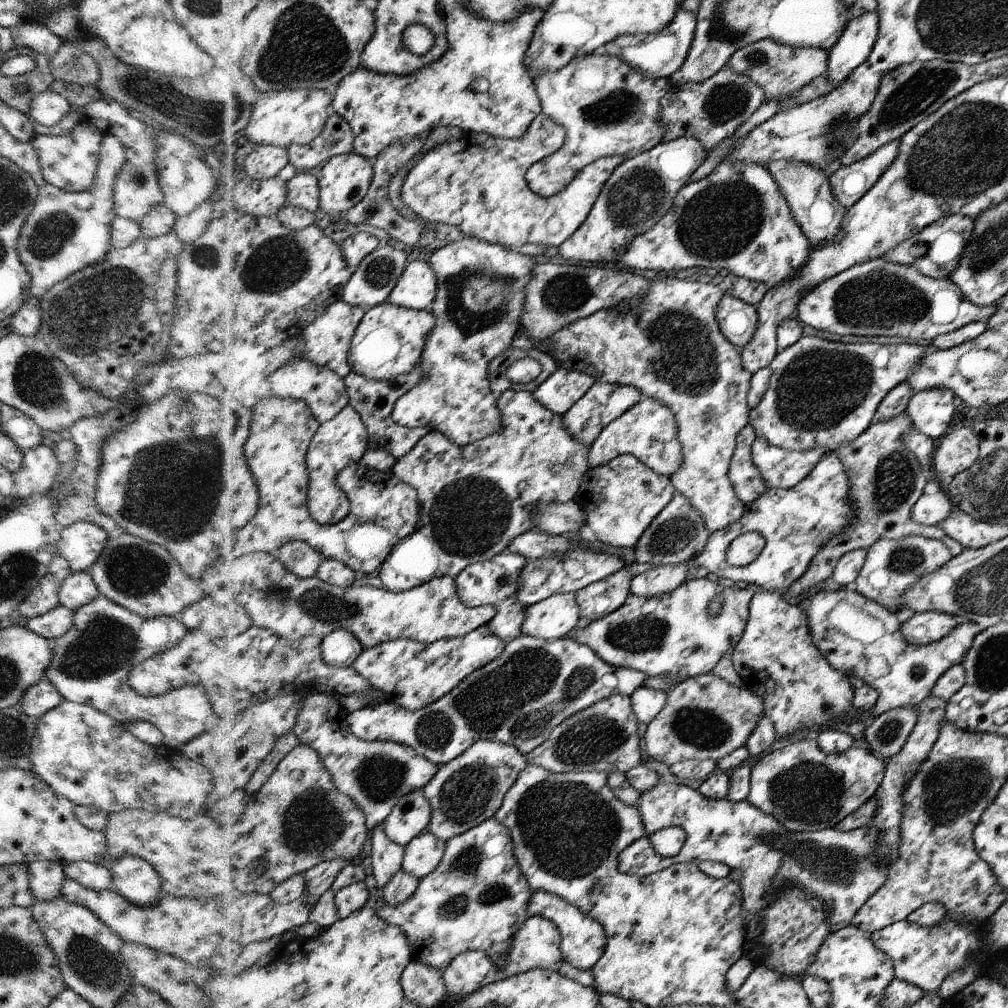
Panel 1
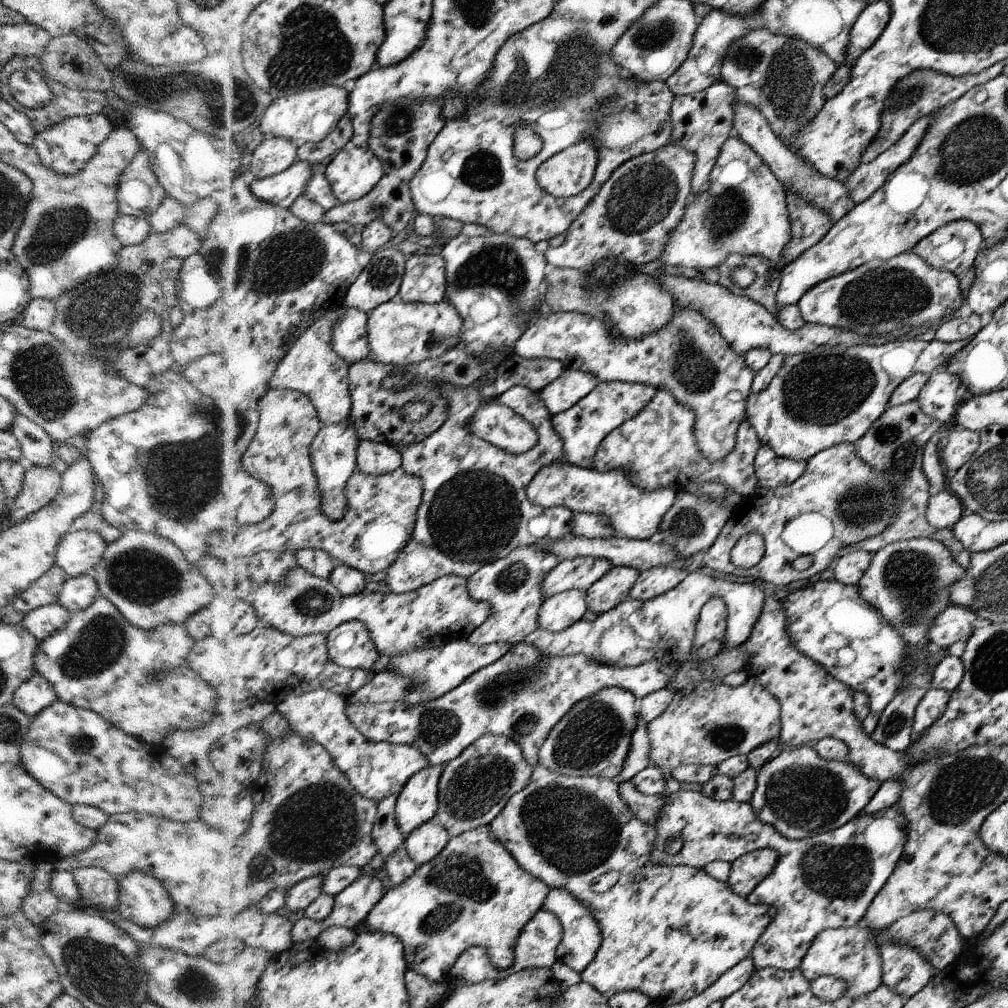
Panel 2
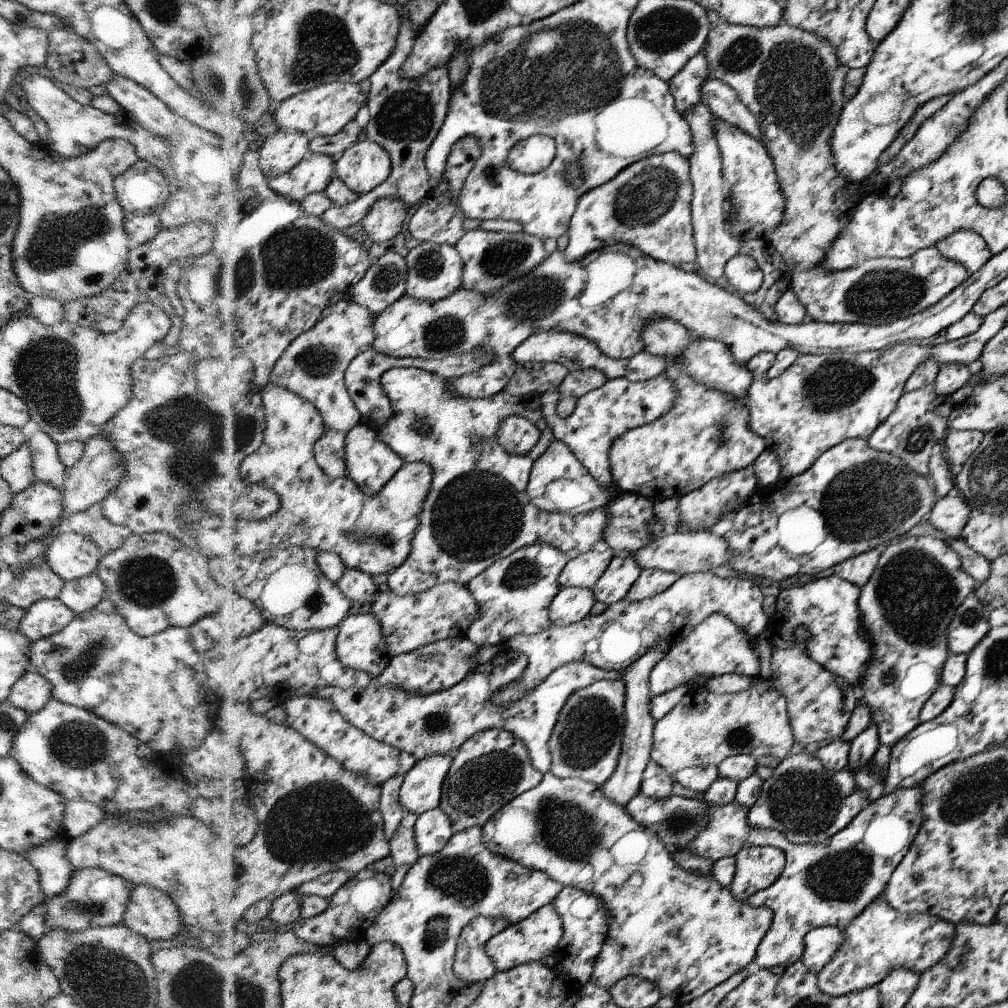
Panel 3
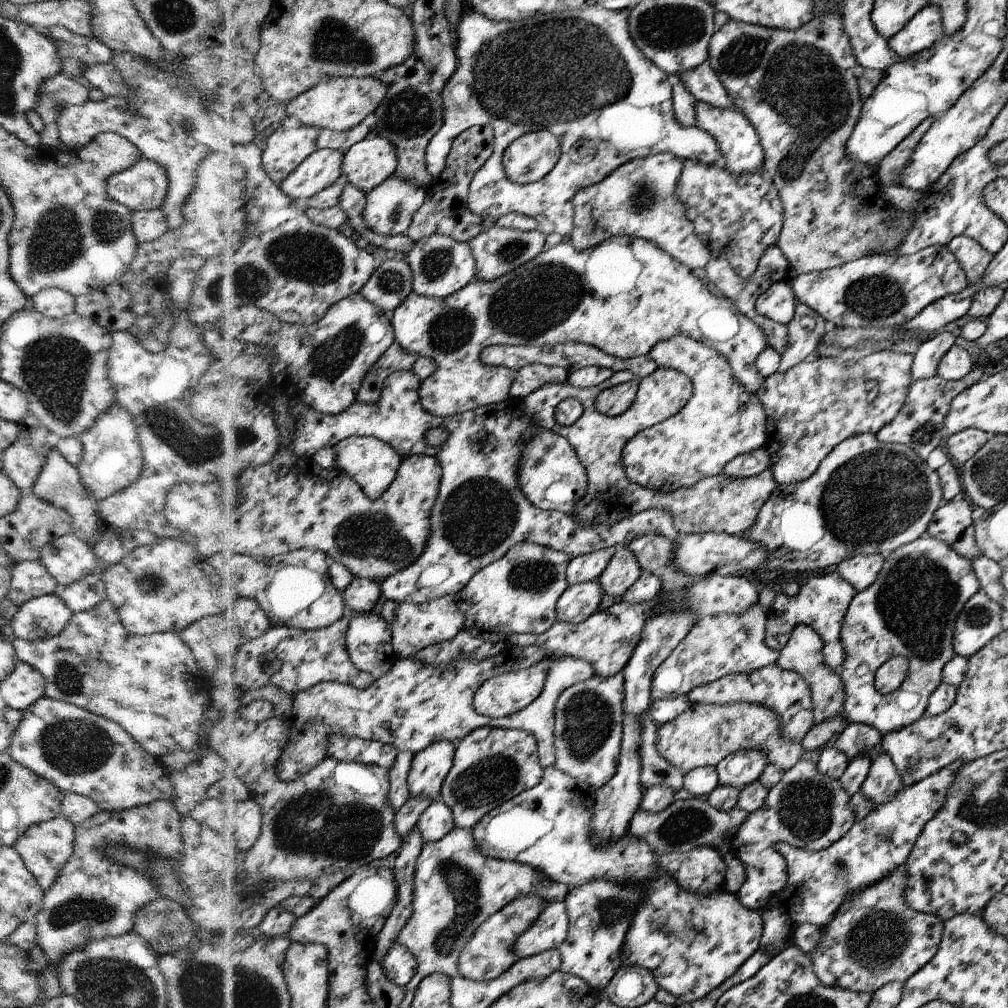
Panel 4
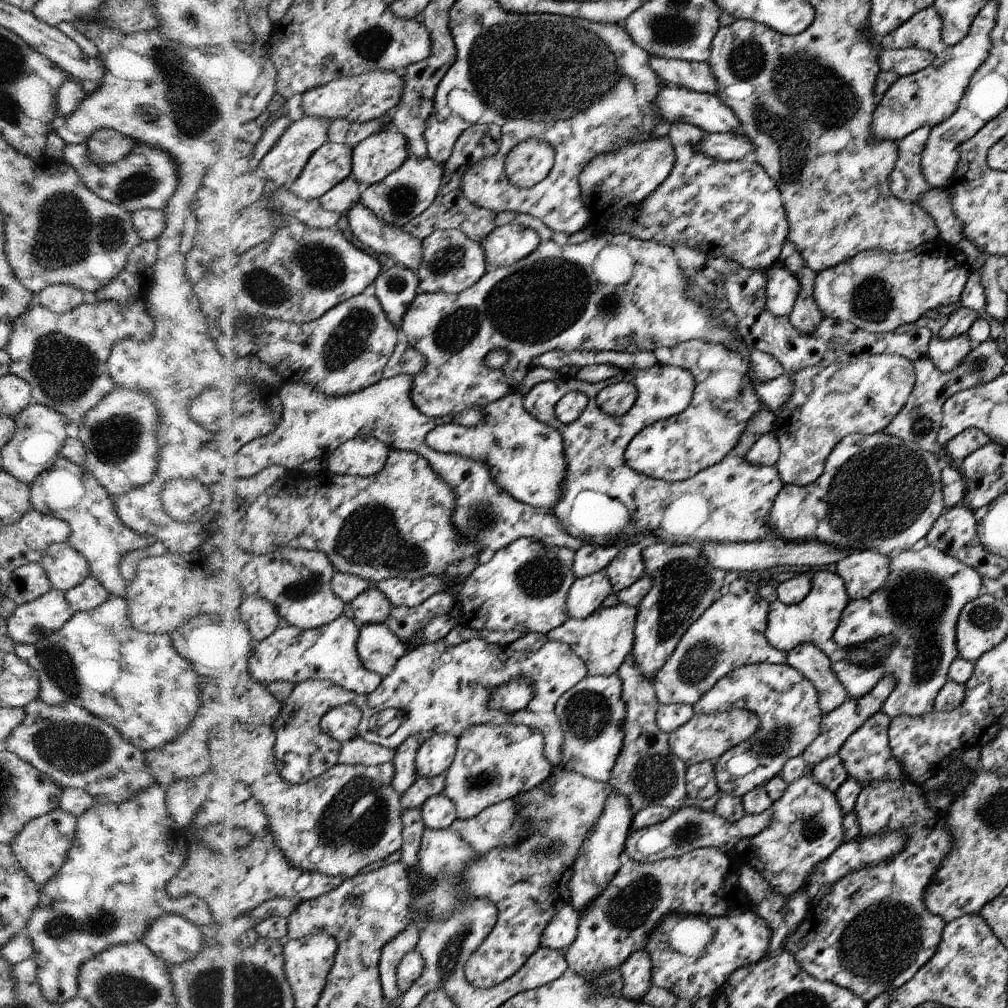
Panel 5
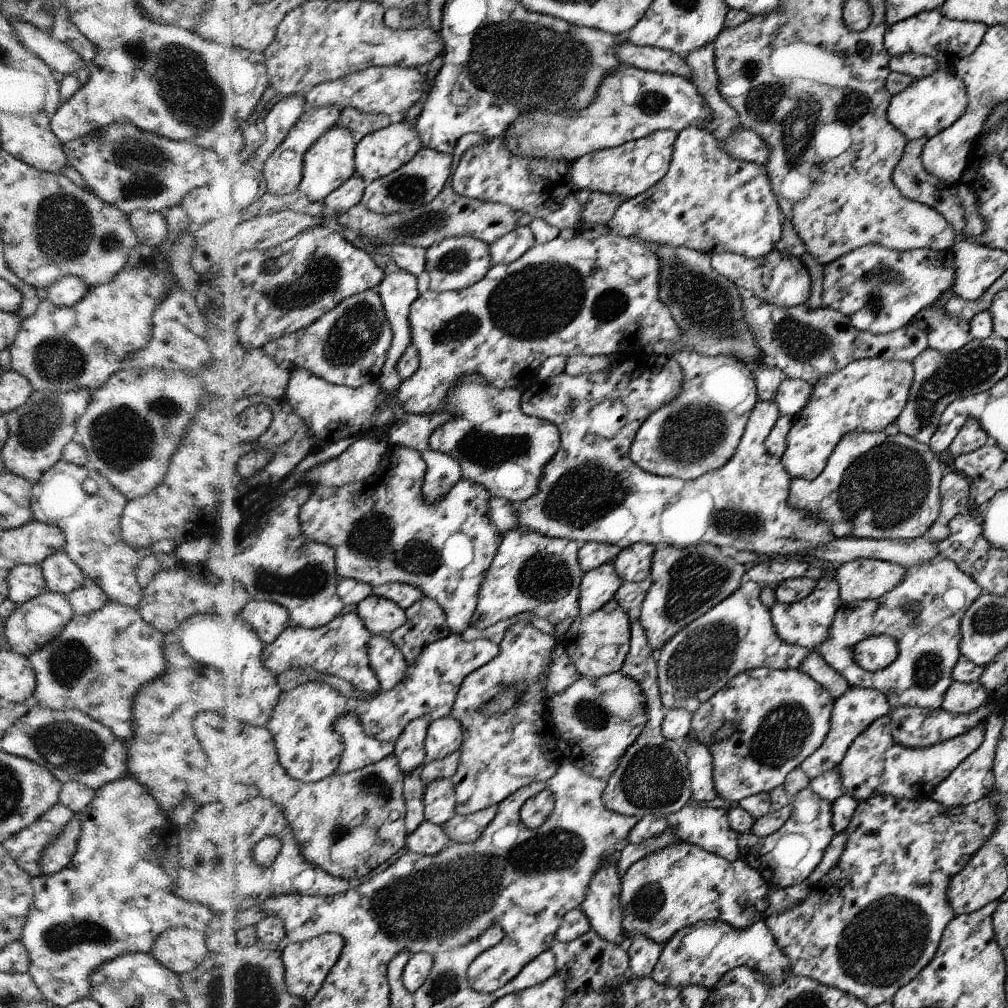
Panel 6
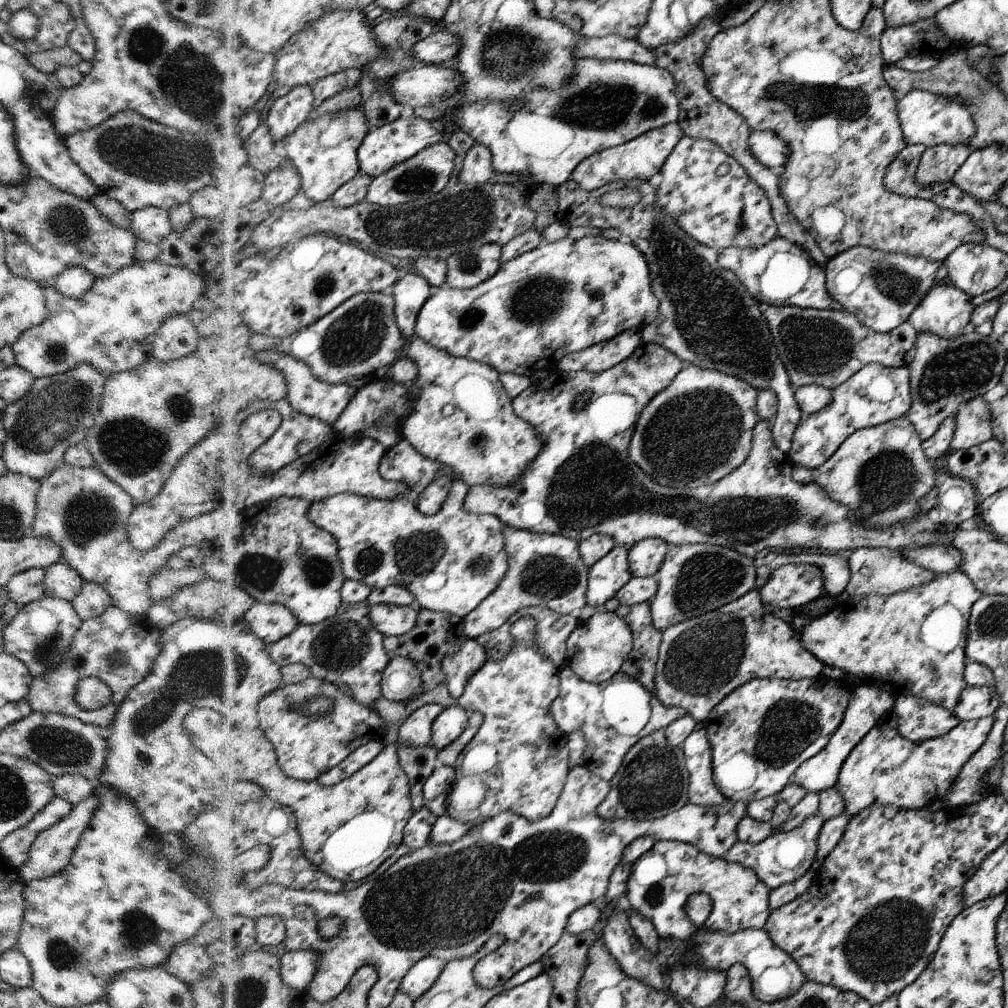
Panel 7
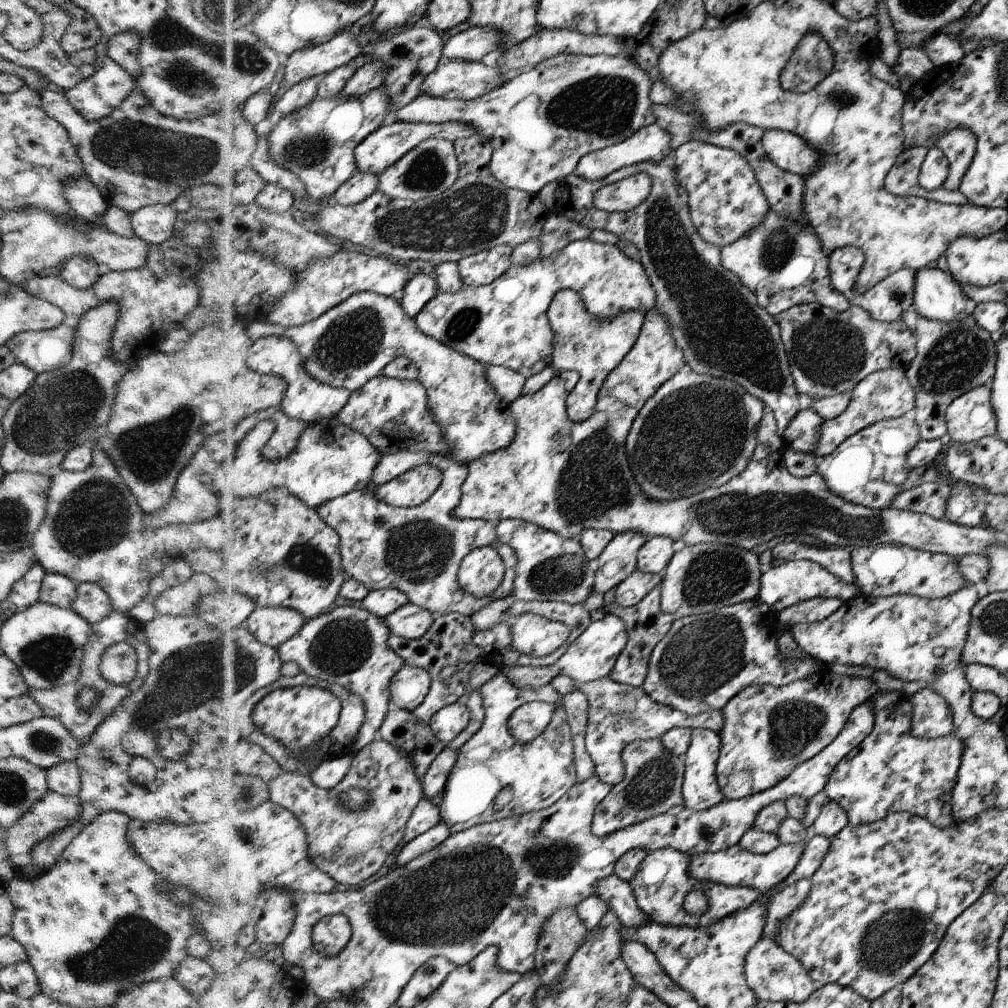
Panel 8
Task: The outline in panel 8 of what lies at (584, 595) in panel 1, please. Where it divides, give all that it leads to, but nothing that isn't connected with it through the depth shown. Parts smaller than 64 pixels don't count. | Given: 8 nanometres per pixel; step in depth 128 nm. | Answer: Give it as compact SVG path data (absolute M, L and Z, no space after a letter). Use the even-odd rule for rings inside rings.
M662 535L651 537L639 551L638 569L642 572L663 574L674 556L673 538Z

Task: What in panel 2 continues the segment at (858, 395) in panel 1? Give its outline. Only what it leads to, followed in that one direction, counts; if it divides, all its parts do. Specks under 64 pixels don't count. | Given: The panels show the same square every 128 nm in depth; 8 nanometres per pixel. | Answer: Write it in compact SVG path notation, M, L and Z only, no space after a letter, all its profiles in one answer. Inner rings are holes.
M894 339L887 344L870 346L820 346L813 352L786 356L782 368L776 372L775 379L760 394L751 394L747 400L747 420L764 444L770 445L783 458L810 460L821 451L844 442L856 443L863 439L870 429L884 415L892 392L914 374L930 376L934 371L943 370L948 360L962 350L970 340L952 344L932 340L917 342L913 339Z

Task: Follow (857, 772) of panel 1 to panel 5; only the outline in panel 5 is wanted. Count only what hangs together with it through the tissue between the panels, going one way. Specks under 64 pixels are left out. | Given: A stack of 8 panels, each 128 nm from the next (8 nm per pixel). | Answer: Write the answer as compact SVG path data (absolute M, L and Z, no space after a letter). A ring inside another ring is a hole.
M811 774L787 785L782 796L772 804L771 825L749 839L740 839L734 846L735 861L740 865L751 866L779 893L792 894L802 888L812 876L816 866L827 859L843 842L845 814L837 796L825 789Z

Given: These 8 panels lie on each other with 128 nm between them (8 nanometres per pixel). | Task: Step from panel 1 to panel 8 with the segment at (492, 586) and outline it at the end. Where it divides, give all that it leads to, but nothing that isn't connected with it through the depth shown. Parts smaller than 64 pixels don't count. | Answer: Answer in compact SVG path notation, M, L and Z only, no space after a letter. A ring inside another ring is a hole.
M520 519L497 522L499 541L510 545L518 554L518 574L515 591L507 597L492 601L472 615L475 631L494 627L500 621L509 622L510 610L524 601L556 601L568 604L584 603L594 589L597 563L587 559L578 538L567 538L540 525Z

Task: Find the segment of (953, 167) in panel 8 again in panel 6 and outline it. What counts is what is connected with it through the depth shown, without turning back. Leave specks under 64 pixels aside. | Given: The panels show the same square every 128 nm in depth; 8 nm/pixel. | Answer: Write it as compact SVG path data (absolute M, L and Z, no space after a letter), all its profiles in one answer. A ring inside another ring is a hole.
M939 8L922 12L887 28L883 42L891 56L907 52L917 53L930 56L939 64L939 68L936 68L931 76L915 79L902 92L891 96L887 117L890 118L890 123L904 134L907 141L933 138L946 128L952 127L952 124L967 112L970 101L967 98L966 82L956 73L956 65L960 60L975 54L983 43L988 28L982 22L949 20L940 13Z

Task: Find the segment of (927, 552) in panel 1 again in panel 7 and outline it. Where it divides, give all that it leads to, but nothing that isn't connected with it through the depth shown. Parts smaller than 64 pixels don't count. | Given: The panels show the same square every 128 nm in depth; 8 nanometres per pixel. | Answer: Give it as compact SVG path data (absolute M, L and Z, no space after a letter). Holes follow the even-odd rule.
M956 571L953 573L946 573L943 575L937 575L937 577L928 584L919 586L918 588L911 588L905 591L900 591L891 595L883 596L868 596L859 598L843 598L841 602L838 602L834 608L830 609L827 613L813 618L806 627L802 627L798 632L799 639L802 644L810 652L815 654L825 666L836 667L843 670L844 674L852 673L862 680L862 684L869 683L872 686L884 689L891 693L894 697L901 695L916 695L933 703L941 704L944 708L952 711L959 706L960 695L963 694L963 690L968 686L967 681L964 680L963 672L966 670L966 646L967 636L970 634L970 618L971 608L975 602L982 596L982 593L974 585L966 573L962 571Z

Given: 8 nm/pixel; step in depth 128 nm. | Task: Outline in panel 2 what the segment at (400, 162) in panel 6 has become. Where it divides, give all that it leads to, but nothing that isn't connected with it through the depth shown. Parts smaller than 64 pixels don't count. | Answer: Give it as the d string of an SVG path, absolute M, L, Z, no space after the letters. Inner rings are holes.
M370 146L357 147L341 151L329 164L325 175L332 182L340 203L351 203L375 191L384 179L385 167Z

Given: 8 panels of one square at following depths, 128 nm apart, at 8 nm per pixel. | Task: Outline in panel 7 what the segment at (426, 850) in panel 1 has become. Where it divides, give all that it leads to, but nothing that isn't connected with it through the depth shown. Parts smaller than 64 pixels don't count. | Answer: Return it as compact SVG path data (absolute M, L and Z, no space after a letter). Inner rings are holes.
M440 764L425 786L427 805L439 817L450 814L450 796L458 782L458 766Z

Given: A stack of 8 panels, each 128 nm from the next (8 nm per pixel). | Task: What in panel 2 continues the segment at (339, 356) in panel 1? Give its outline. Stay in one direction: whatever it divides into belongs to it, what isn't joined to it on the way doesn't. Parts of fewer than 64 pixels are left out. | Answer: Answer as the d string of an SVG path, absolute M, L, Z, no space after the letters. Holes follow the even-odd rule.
M344 307L346 314L336 322L334 349L350 364L368 360L371 338L368 336L370 314L355 307Z

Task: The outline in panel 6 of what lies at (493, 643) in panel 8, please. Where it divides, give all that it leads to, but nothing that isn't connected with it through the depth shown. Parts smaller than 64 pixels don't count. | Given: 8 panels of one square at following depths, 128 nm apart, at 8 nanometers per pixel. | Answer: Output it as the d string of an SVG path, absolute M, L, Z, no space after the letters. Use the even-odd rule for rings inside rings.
M526 612L523 615L514 616L512 619L506 620L503 623L498 623L495 625L495 627L489 627L486 629L476 629L473 627L468 628L468 630L463 633L463 636L470 641L485 639L494 642L494 644L500 645L502 640L504 640L504 636L507 635L508 628L510 628L512 624L520 622L520 620L530 622L530 624L533 624L541 632L552 634L552 636L555 636L554 634L556 634L554 624L550 624L548 620L544 620L544 618L540 618L540 616Z

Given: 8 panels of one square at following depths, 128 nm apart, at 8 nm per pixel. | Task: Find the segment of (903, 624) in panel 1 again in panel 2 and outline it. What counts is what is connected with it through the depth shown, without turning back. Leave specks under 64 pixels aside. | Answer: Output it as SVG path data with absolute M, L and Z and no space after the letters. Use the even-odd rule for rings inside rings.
M950 605L949 608L944 608L944 612L936 616L935 623L928 630L927 642L932 646L930 649L938 652L949 649L956 642L966 642L971 639L972 622L977 616L976 612L964 606Z

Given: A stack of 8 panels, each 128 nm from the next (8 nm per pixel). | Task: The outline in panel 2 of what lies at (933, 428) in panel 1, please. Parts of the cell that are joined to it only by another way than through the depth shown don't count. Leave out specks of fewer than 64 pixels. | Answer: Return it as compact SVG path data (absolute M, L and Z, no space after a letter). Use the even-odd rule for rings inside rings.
M937 370L930 375L928 383L916 398L923 412L932 417L932 420L936 420L940 429L944 428L944 424L948 424L948 418L960 404L956 395L960 386L960 379L956 374Z

